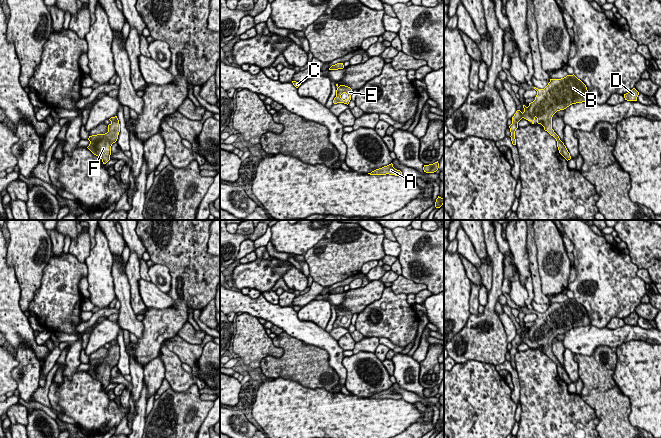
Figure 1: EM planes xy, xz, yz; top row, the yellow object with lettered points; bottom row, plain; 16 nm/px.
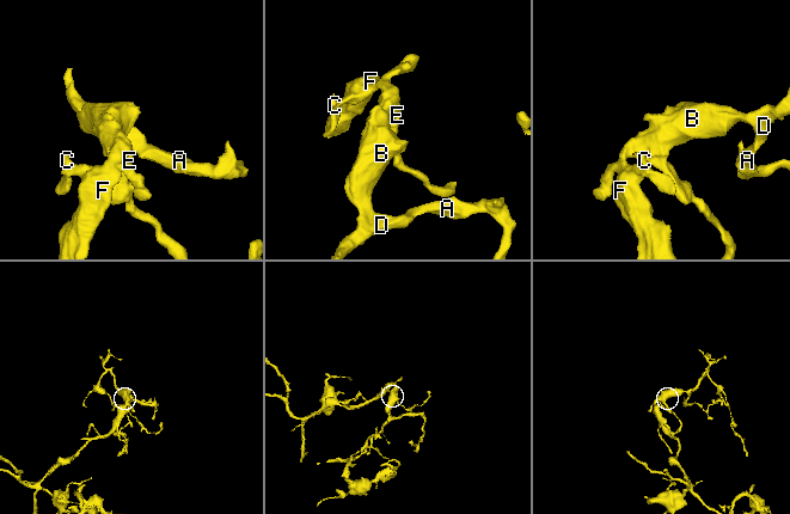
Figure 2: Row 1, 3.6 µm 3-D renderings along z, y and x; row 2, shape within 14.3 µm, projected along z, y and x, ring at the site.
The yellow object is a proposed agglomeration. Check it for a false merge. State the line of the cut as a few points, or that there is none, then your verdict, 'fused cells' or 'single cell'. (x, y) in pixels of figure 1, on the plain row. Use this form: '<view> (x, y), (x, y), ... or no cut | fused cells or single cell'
no cut | single cell

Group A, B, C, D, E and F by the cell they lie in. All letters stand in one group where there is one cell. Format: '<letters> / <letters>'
A B C D E F

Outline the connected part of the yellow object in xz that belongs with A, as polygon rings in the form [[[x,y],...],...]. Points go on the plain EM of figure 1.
[[[389,388],[387,390],[384,390],[382,392],[376,393],[372,395],[371,397],[368,397],[370,399],[395,399],[395,400],[402,400],[402,396],[400,394],[397,394],[393,391],[393,388]]]

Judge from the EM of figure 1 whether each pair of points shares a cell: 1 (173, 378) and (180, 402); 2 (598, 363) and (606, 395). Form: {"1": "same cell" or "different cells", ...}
{"1": "different cells", "2": "same cell"}

